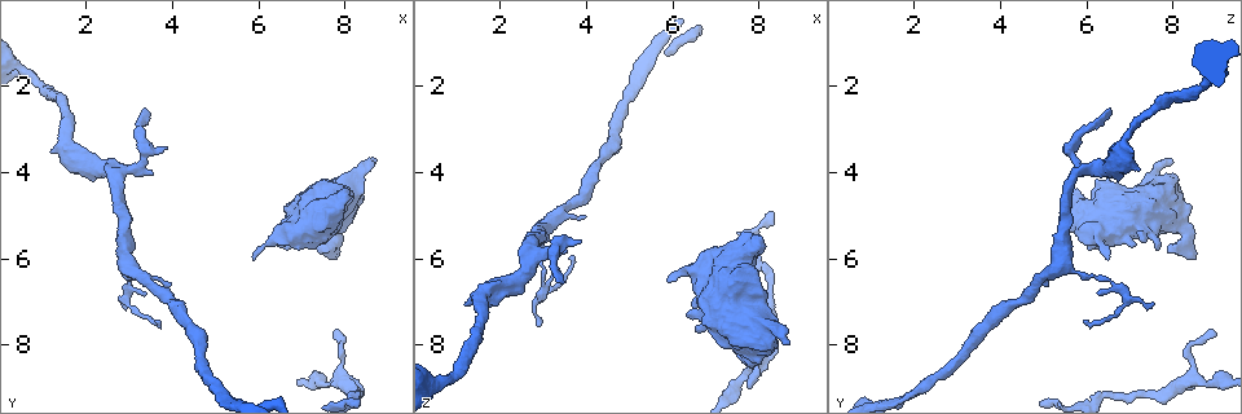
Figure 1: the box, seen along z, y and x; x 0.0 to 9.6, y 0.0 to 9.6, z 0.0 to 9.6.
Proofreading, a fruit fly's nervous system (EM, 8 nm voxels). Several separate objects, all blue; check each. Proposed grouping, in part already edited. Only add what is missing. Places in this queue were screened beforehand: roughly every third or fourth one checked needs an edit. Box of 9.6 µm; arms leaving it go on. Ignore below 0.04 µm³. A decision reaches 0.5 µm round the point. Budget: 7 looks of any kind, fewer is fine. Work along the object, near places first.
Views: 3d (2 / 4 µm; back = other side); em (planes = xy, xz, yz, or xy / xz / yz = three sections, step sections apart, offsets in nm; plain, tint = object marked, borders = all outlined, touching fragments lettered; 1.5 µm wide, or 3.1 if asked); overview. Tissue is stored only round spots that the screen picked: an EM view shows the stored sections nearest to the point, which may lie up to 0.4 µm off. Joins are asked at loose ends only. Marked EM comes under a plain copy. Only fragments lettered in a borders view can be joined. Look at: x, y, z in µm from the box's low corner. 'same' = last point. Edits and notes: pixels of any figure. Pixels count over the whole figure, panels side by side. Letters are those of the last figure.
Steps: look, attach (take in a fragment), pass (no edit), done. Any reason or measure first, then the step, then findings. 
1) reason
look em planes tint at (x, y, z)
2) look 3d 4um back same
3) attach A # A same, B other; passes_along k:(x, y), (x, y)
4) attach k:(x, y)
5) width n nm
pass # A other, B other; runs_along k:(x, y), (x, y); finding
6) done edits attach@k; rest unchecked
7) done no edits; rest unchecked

tapers out
look 3d 2um at (2.95, 7.05, 7.60)

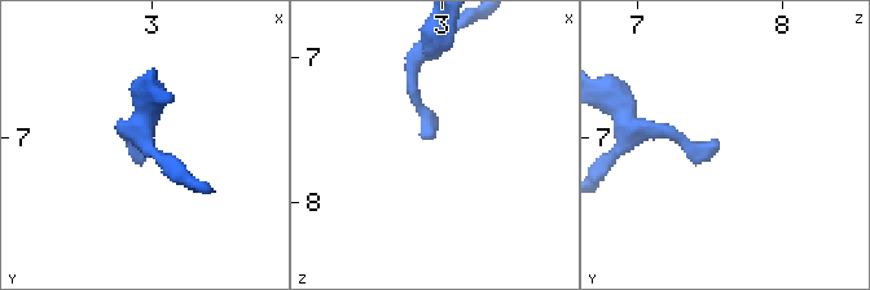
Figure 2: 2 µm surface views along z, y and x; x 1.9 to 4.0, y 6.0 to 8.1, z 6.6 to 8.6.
now the EM
look em planes borders at (2.92, 7.02, 7.54)

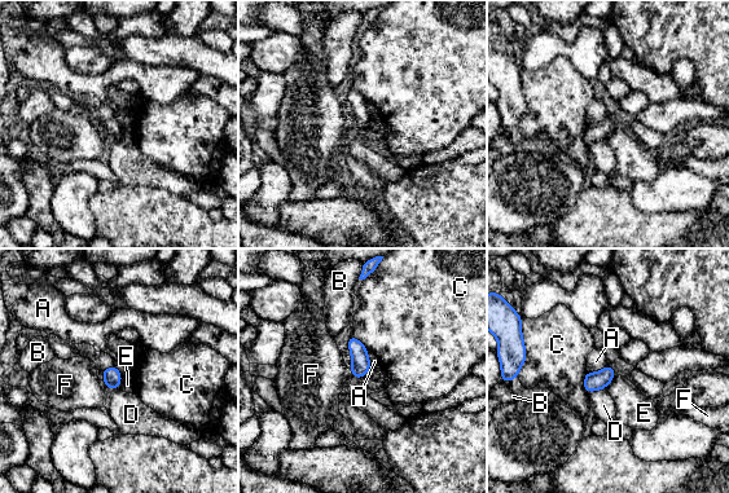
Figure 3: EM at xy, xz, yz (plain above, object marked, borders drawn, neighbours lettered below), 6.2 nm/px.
longest_contact A 140 nm
pass # A other, B other, C other, D other, E other, F other; no lettered fragment goes on from it

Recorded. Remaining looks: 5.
branch stops here
look em yz step 8 tint at (7.80, 7.65, 8.90)

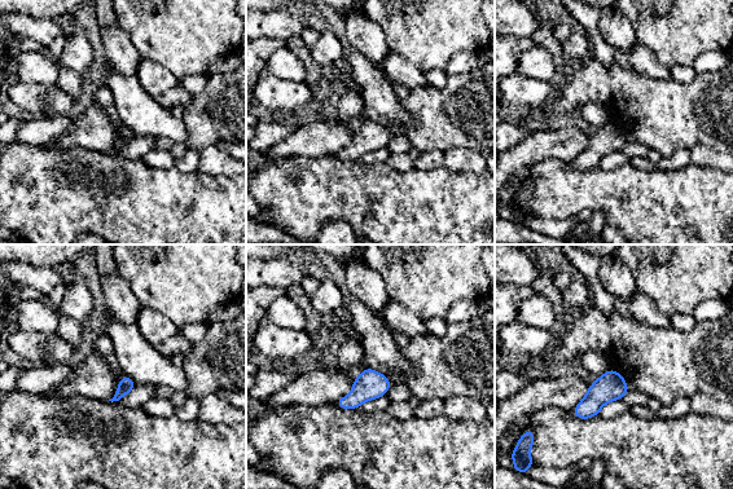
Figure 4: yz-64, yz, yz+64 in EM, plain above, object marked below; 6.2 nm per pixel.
look em planes borders same

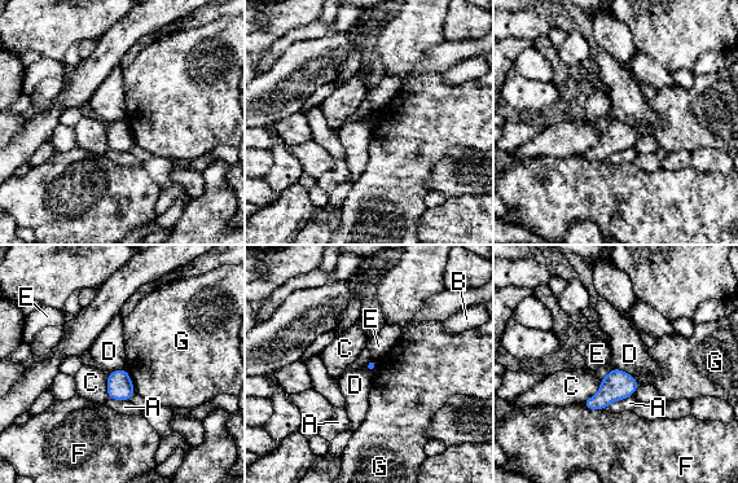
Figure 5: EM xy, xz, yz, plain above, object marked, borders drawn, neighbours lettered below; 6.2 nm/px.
pass # A other, B other, C other, D other, E other, F other, G other; border 5:(615, 367), (627, 372), (637, 382); no lettered fragment goes on from it

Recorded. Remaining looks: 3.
look 3d 2um at (8.65, 3.75, 8.00)

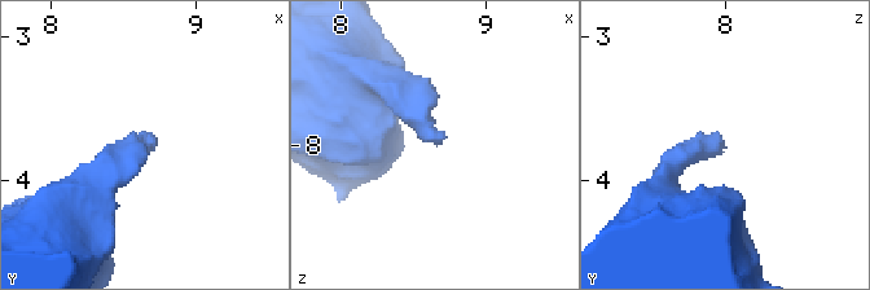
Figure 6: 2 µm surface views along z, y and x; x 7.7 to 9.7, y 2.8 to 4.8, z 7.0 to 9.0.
need the tissue
look em planes tint at (8.72, 3.72, 7.94)

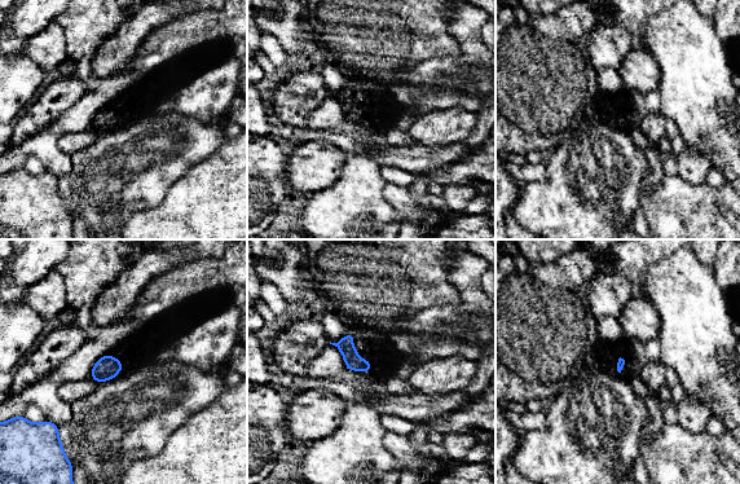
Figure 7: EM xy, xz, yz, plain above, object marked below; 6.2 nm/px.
what lies round it
look em planes borders same

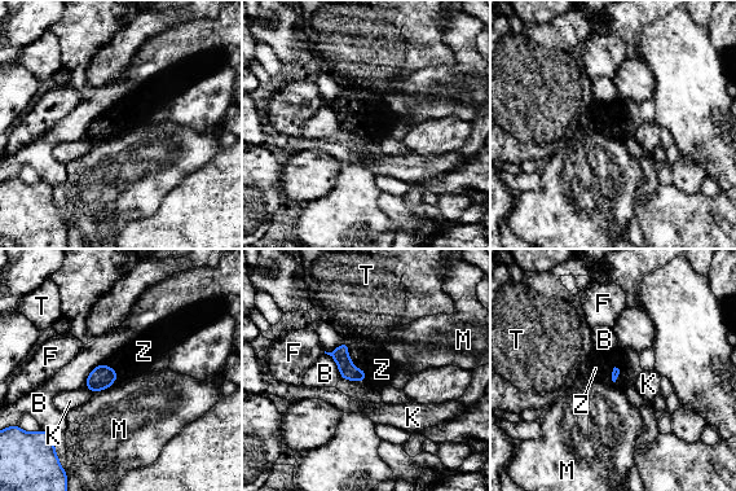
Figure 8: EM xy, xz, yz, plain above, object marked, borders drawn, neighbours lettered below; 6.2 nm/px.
attach Z # B other, F other, K other, M other, T other, Z same; it goes on there

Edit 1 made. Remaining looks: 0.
done edits attach@8; rest unchecked

